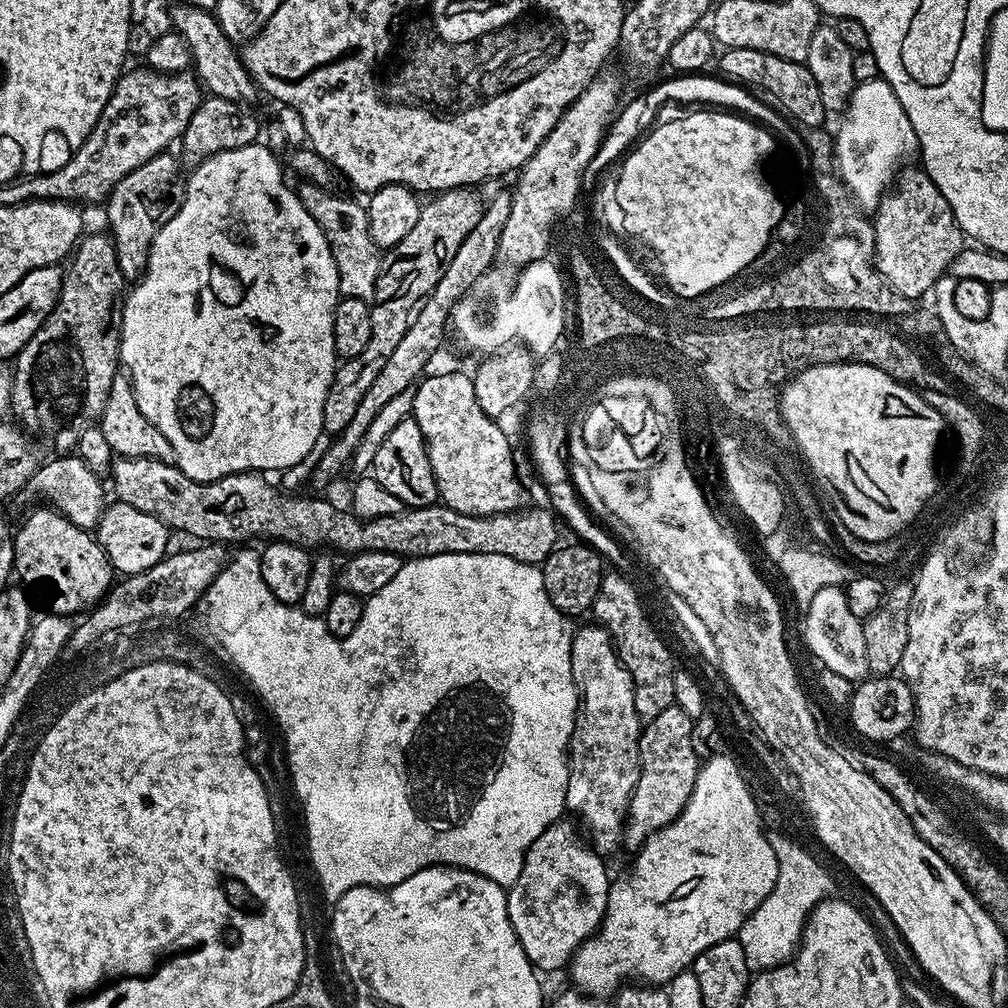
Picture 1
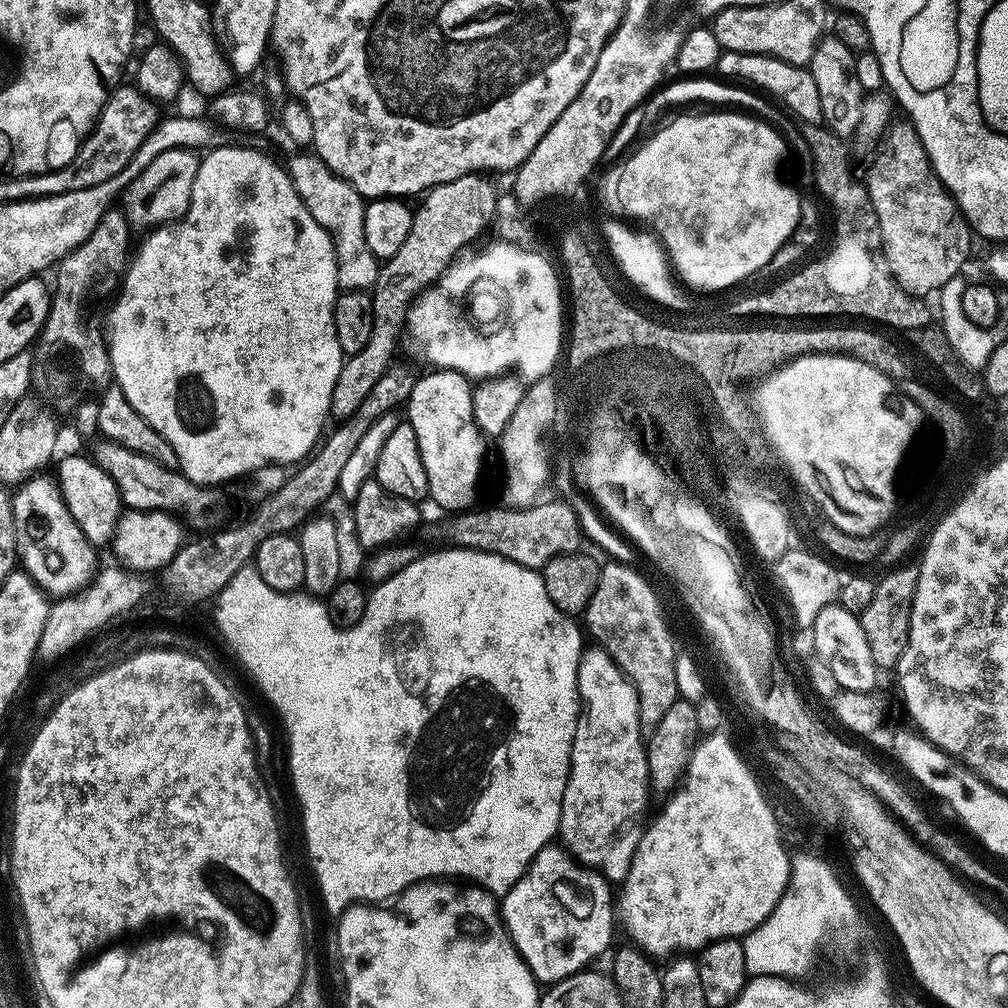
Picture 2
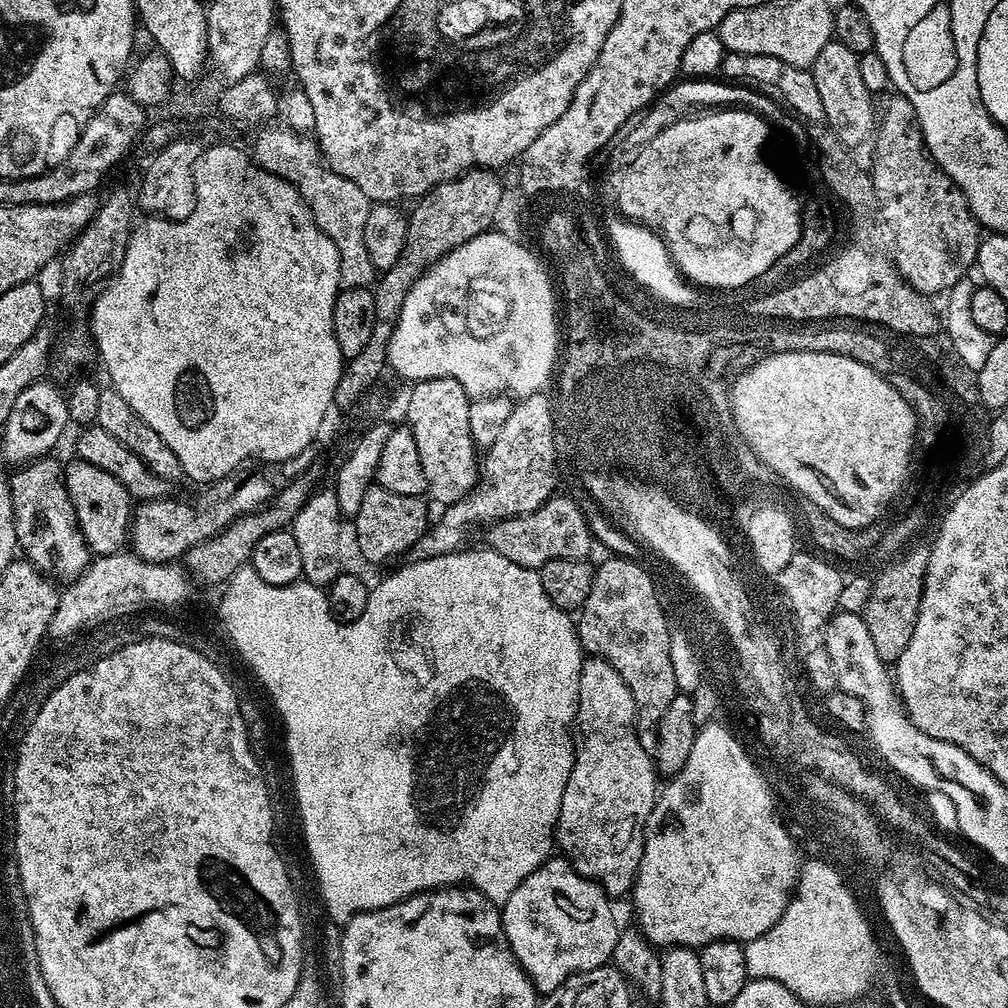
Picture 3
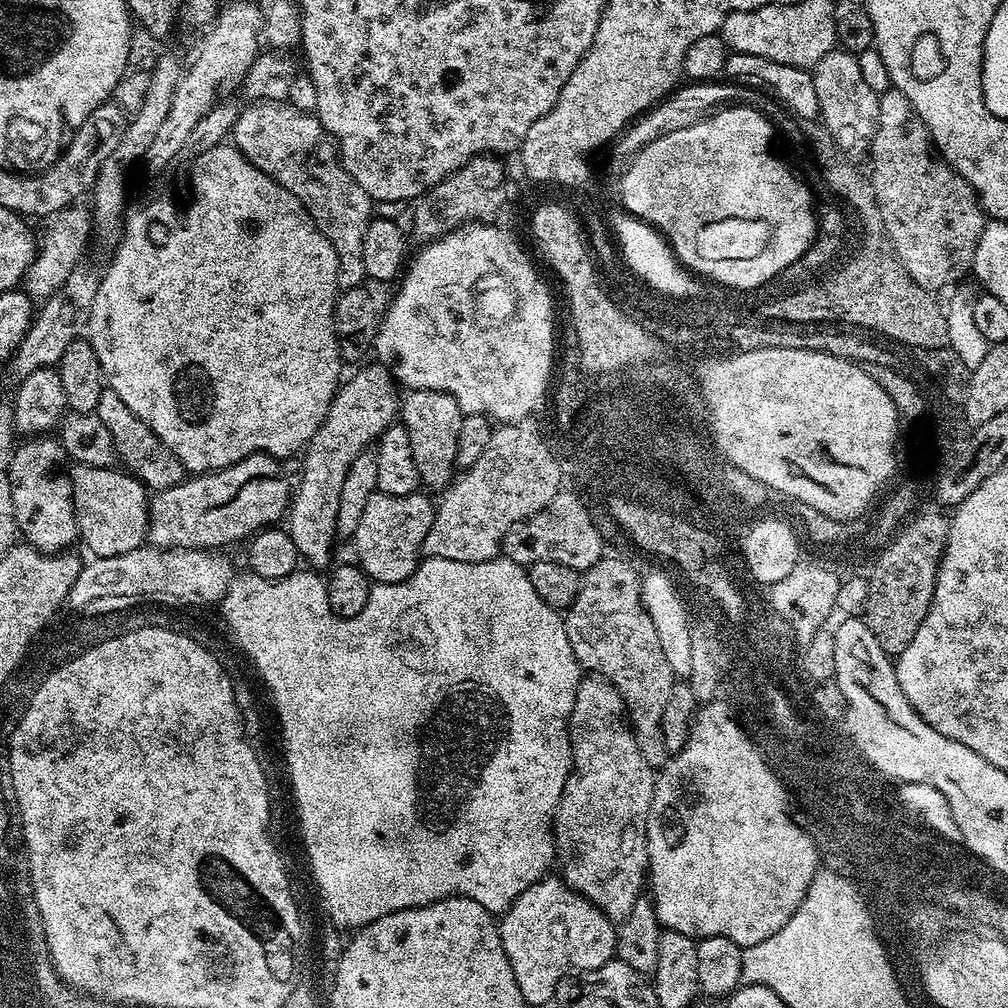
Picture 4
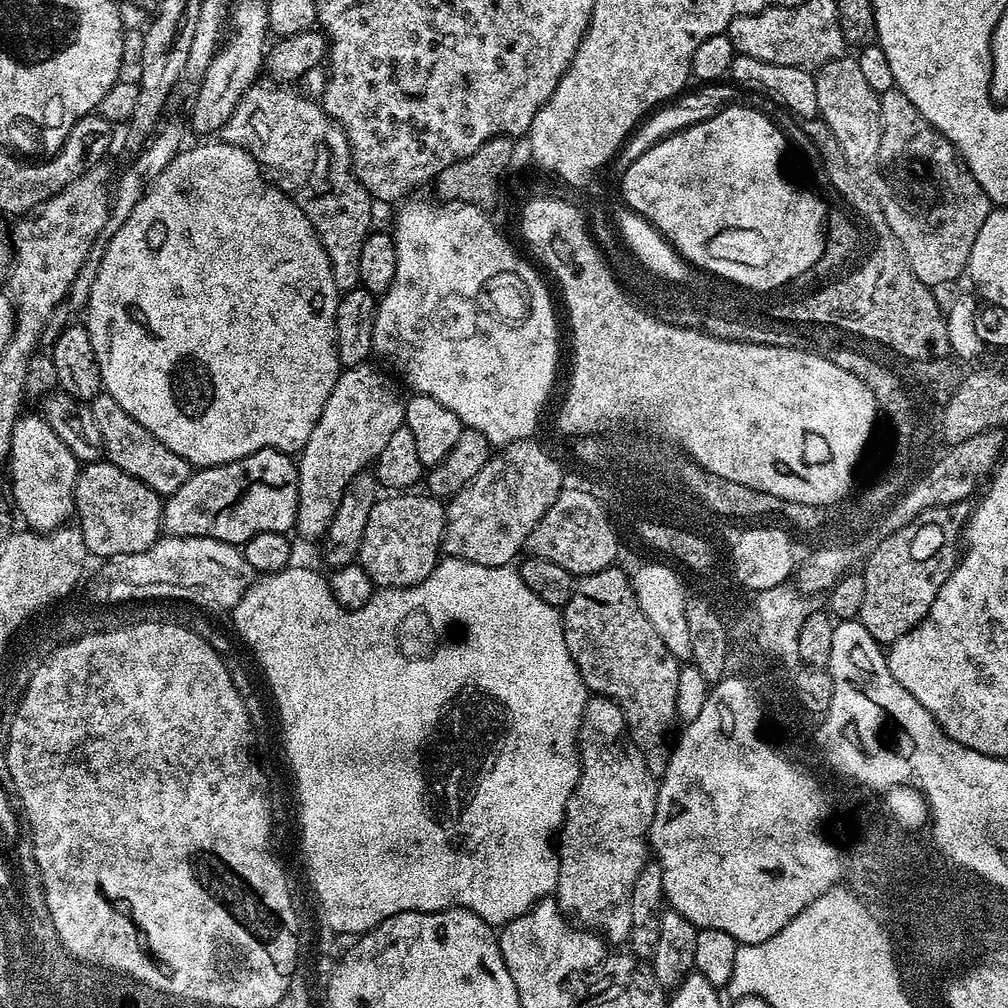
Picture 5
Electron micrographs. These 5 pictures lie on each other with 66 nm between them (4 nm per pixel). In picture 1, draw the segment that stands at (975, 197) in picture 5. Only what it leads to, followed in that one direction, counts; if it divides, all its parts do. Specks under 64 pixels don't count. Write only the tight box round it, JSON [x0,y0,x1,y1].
[874,167,966,302]

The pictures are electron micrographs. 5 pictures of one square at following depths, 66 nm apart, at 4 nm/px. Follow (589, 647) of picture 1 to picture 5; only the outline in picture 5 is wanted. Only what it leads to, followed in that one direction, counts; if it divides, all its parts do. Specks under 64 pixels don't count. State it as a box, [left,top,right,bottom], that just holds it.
[554,695,657,945]

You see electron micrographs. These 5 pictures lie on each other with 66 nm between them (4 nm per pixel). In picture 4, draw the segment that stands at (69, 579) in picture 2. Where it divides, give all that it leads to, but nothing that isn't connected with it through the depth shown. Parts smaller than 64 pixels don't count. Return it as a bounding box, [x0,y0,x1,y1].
[10,438,78,554]

